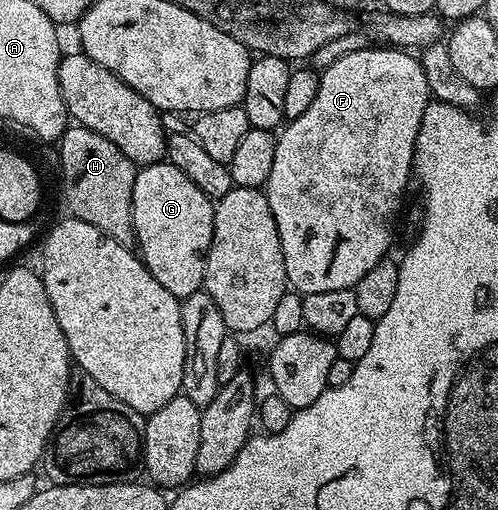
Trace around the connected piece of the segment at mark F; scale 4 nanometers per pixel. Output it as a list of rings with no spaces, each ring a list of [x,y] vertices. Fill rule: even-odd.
[[[358,46],[353,52],[344,52],[329,68],[320,72],[318,95],[306,109],[306,114],[287,121],[276,138],[274,150],[274,166],[270,170],[270,178],[266,185],[270,210],[274,214],[274,222],[278,230],[278,238],[282,242],[282,258],[286,262],[288,283],[301,294],[313,292],[322,294],[322,290],[355,289],[357,282],[372,269],[376,263],[389,255],[388,247],[392,244],[392,227],[396,224],[396,215],[400,212],[400,203],[404,200],[404,191],[408,188],[408,176],[413,175],[412,159],[416,153],[418,126],[422,124],[422,114],[430,103],[430,93],[426,86],[426,74],[422,70],[419,59],[411,51],[391,46],[375,46],[364,48]]]

